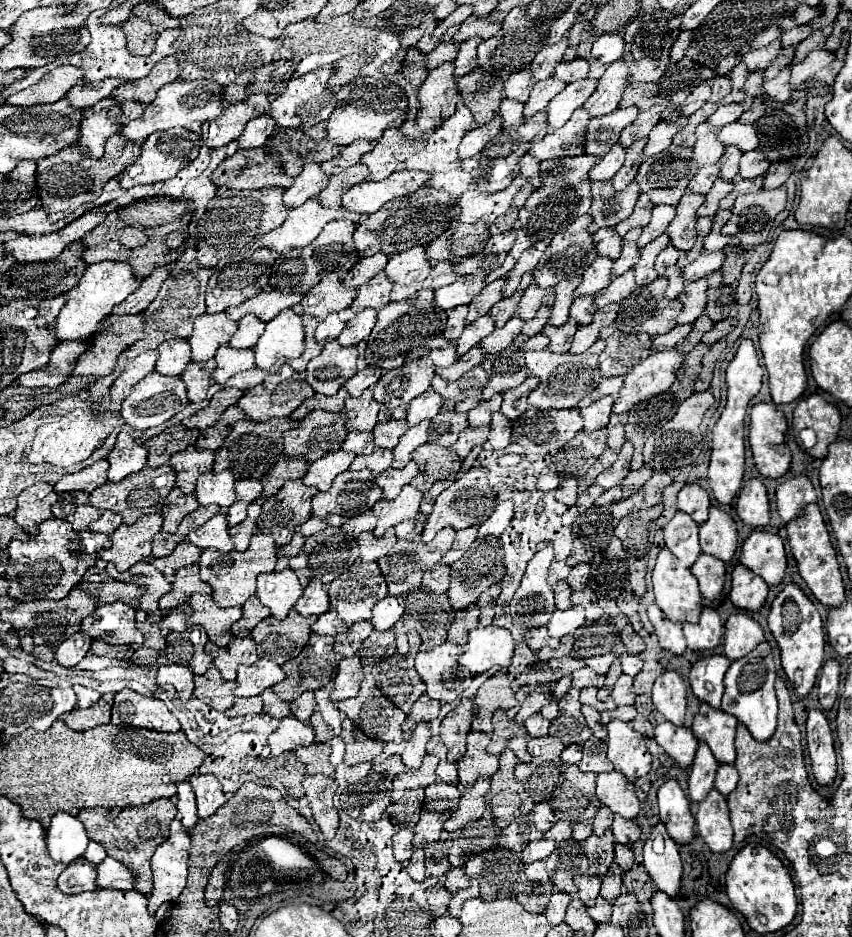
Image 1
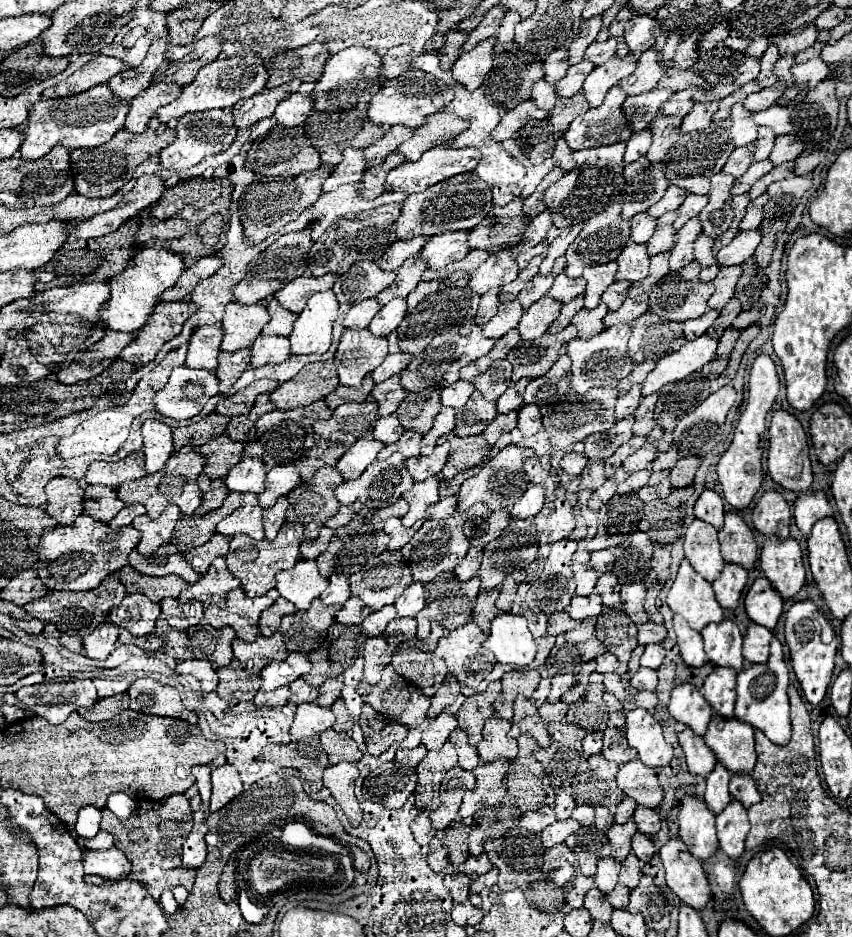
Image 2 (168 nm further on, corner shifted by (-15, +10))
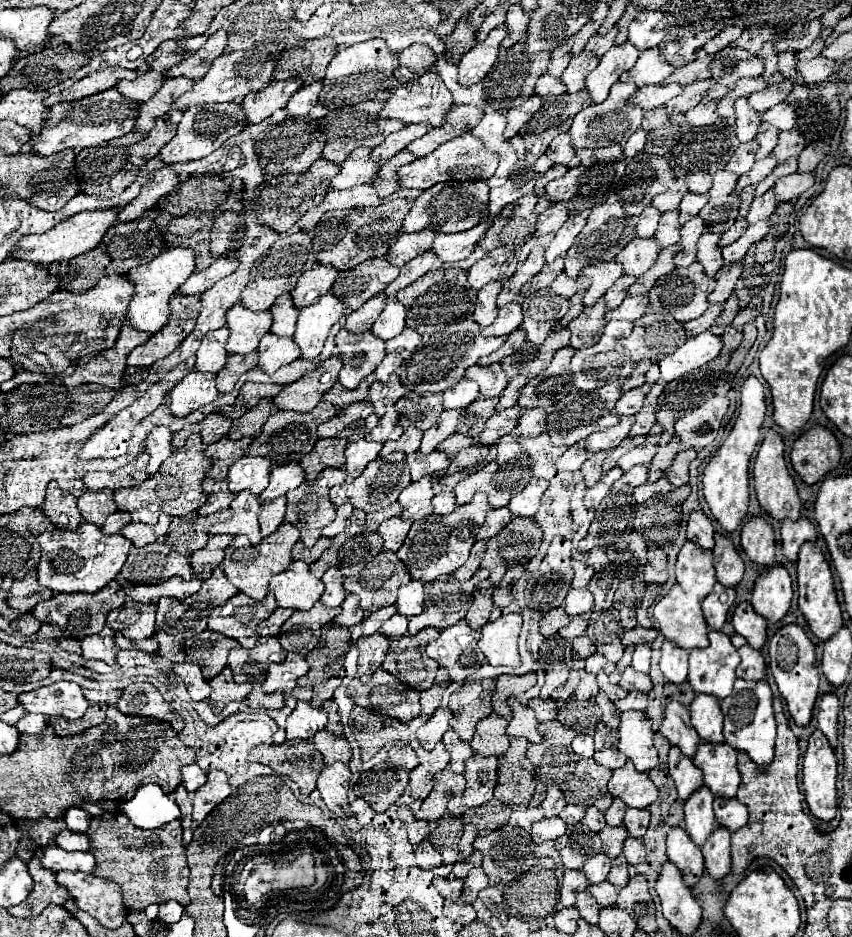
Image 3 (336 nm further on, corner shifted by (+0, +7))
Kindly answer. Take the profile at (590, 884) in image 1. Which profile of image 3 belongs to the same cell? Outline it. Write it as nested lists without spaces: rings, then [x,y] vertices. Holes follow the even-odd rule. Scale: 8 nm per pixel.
[[[600,852],[586,860],[582,871],[591,885],[598,884],[607,879],[611,866],[612,860]]]

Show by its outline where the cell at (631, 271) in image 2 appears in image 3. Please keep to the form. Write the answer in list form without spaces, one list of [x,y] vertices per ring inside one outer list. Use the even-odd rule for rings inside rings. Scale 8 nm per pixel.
[[[635,238],[619,252],[615,260],[625,266],[625,274],[641,276],[655,264],[659,252],[661,252],[661,246],[657,244],[655,238],[647,238],[647,240]]]

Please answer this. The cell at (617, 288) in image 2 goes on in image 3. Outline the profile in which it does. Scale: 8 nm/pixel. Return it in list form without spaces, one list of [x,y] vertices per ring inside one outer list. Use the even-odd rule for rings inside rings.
[[[621,276],[617,282],[615,282],[615,286],[603,296],[605,298],[605,302],[607,302],[607,306],[609,308],[617,308],[617,306],[621,306],[621,302],[625,300],[625,296],[627,296],[627,288],[635,282],[637,278],[635,276]]]

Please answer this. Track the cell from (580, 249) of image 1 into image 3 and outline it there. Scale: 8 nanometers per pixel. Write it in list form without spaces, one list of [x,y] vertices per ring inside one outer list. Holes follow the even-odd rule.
[[[603,202],[601,206],[593,208],[585,230],[581,230],[581,234],[575,238],[573,246],[565,254],[565,274],[569,278],[577,278],[579,272],[593,262],[615,260],[615,256],[627,246],[627,242],[637,238],[635,226],[637,226],[637,218],[627,216],[621,202]]]

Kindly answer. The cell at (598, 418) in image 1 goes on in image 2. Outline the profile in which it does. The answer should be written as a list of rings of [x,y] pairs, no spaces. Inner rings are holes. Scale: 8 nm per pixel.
[[[632,385],[632,389],[630,389],[628,393],[624,393],[624,395],[620,395],[620,397],[616,399],[614,417],[616,417],[616,419],[624,419],[624,417],[632,415],[632,413],[636,411],[636,407],[640,405],[640,399],[642,399],[642,395],[640,395],[640,385]]]

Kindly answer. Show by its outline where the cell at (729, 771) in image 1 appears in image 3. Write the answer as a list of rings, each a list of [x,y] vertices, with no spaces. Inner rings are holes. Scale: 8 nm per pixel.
[[[715,798],[713,812],[717,824],[729,832],[737,832],[747,824],[747,810],[735,798]]]

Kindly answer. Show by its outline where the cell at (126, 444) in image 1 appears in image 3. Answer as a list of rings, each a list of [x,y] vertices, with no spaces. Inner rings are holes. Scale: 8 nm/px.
[[[159,426],[155,428],[149,436],[147,436],[147,454],[151,456],[149,458],[149,474],[153,476],[159,466],[173,454],[173,444],[171,444],[171,438],[173,438],[173,432],[167,428],[167,426]]]

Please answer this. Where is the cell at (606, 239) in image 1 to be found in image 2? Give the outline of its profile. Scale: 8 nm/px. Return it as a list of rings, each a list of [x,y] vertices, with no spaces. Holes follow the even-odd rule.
[[[638,213],[630,219],[630,241],[648,243],[654,229],[656,229],[656,219],[648,217],[646,213]]]

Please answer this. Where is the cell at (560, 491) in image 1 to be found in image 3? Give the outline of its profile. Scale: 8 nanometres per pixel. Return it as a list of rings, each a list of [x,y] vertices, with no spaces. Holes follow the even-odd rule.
[[[607,451],[591,454],[591,456],[587,458],[585,466],[581,468],[581,472],[583,472],[583,480],[585,480],[587,488],[591,488],[591,486],[603,476],[603,468],[601,468],[601,464],[603,464],[605,458],[607,458]]]

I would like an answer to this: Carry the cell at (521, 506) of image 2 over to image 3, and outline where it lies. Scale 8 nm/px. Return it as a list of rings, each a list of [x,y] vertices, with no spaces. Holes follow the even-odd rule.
[[[533,478],[533,482],[521,494],[511,498],[509,510],[513,512],[513,516],[535,516],[539,502],[541,502],[541,496],[547,488],[549,488],[547,480]]]

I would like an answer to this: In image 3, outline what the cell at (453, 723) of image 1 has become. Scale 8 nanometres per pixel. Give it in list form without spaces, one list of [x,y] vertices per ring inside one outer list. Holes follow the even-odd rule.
[[[493,680],[467,682],[457,692],[451,694],[449,708],[453,710],[451,728],[459,732],[463,740],[471,740],[475,734],[475,724],[493,712],[491,696],[495,692]]]

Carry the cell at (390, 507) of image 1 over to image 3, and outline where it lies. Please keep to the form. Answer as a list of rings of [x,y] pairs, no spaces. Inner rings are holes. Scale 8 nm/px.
[[[425,476],[419,482],[411,482],[411,486],[399,494],[399,504],[403,506],[403,518],[415,522],[429,516],[433,512],[431,500],[433,500],[431,476]]]

